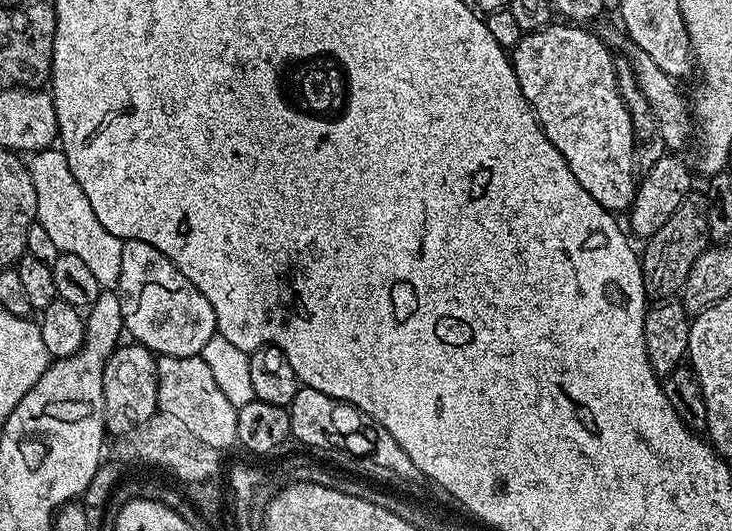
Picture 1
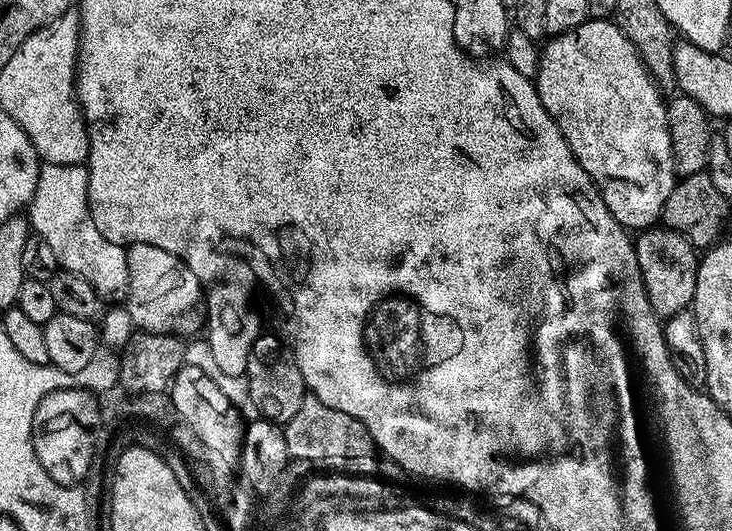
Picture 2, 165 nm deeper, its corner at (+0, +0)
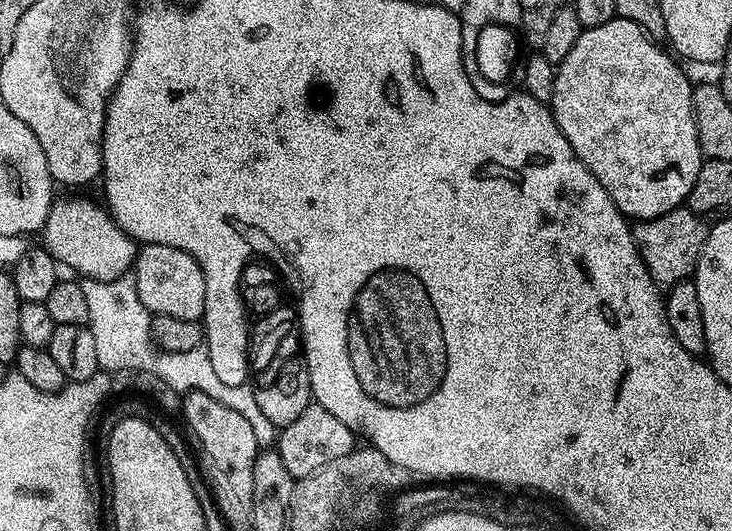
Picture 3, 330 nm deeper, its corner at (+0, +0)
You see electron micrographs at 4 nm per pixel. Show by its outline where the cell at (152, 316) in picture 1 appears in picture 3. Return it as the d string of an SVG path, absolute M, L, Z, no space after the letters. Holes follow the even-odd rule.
M145 244L136 253L134 279L142 306L153 317L200 320L206 306L206 278L190 254L174 246Z

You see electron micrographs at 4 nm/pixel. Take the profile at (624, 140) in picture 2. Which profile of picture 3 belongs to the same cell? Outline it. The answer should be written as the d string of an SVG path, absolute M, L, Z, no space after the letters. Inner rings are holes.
M617 18L602 26L583 29L578 42L574 42L574 50L570 50L570 54L566 54L564 61L557 67L556 77L554 78L554 94L550 105L558 130L562 130L566 142L570 142L576 157L588 167L590 174L594 174L594 178L598 178L598 182L606 190L606 194L610 194L610 198L616 203L616 209L633 221L658 218L670 210L681 207L688 199L690 190L694 186L694 178L698 178L698 170L702 163L700 139L698 138L698 130L694 122L694 110L692 109L693 81L688 81L687 74L675 64L677 61L667 51L664 53L656 44L659 43L649 36L642 26L638 26L638 22L633 20Z

